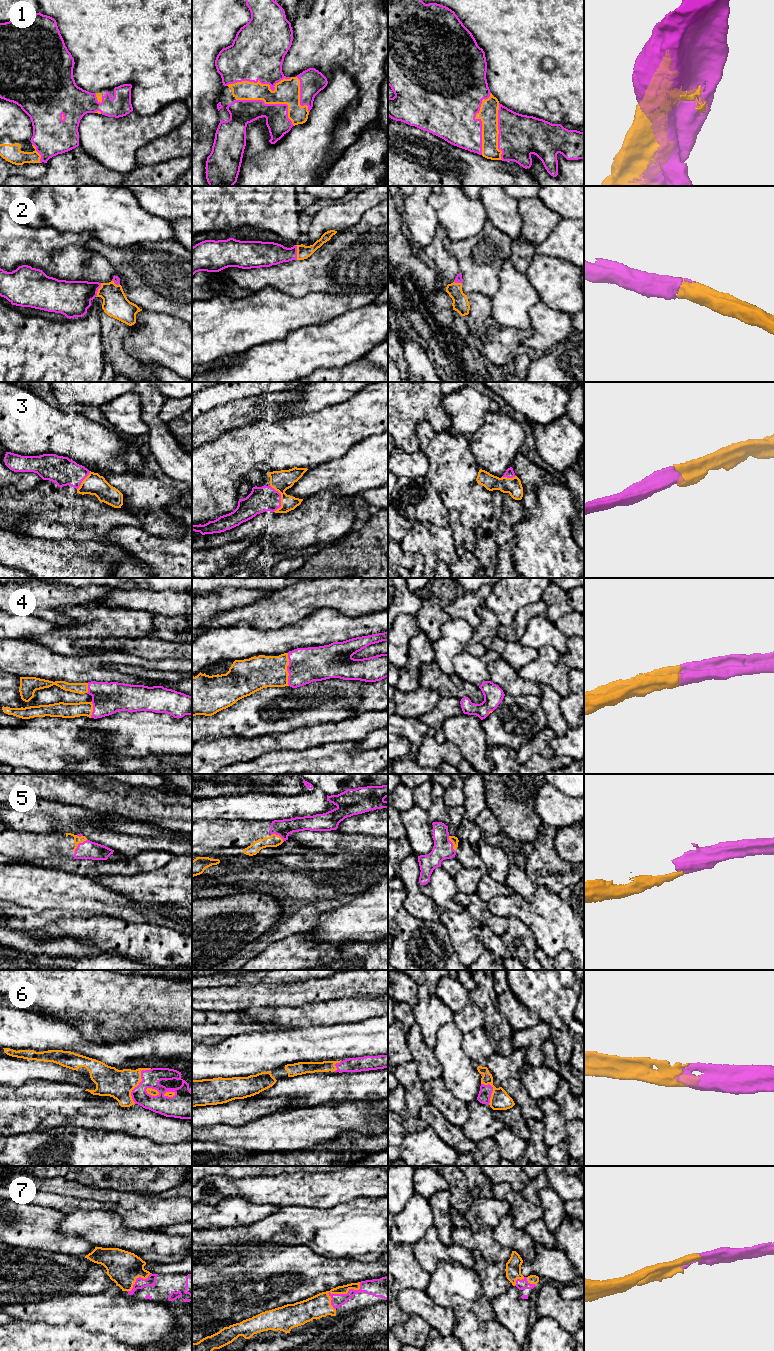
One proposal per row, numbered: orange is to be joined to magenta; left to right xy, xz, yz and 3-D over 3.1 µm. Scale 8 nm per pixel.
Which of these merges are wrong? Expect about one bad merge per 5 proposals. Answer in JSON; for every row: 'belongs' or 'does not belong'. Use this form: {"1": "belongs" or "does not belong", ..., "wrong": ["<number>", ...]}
{"1": "belongs", "2": "belongs", "3": "belongs", "4": "belongs", "5": "belongs", "6": "belongs", "7": "belongs", "wrong": []}

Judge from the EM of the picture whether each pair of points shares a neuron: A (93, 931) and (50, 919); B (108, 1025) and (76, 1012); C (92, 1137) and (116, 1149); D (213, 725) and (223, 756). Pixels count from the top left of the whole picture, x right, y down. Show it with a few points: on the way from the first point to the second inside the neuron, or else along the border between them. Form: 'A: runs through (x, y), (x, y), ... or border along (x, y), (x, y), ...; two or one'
A: runs through (82, 925), (61, 924); one
B: runs through (100, 1017), (95, 1012), (84, 1012); one
C: runs through (98, 1143), (104, 1149), (110, 1149); one
D: border along (240, 735), (202, 740); two

